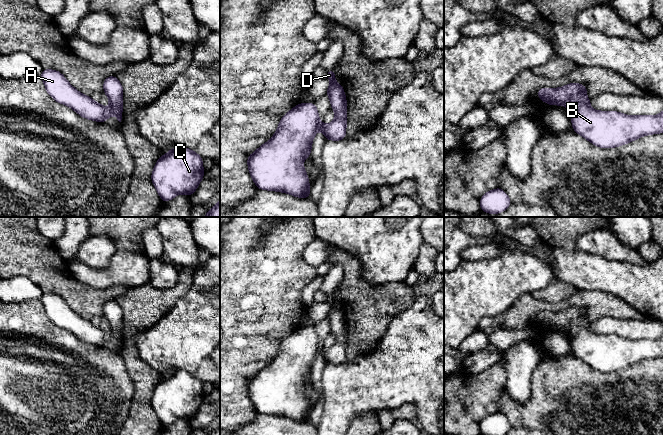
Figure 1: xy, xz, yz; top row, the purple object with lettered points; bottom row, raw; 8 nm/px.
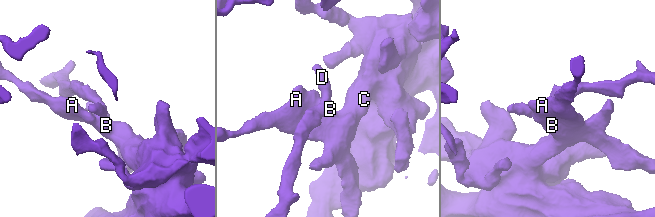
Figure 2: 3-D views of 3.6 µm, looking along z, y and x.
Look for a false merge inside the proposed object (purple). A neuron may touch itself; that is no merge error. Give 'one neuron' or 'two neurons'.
one neuron

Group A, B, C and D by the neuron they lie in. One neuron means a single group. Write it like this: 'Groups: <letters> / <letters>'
Groups: A B C D

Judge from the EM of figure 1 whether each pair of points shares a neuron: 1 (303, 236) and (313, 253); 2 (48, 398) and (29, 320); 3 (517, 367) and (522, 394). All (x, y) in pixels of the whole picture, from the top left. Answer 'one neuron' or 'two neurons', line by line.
1: two neurons
2: one neuron
3: one neuron

